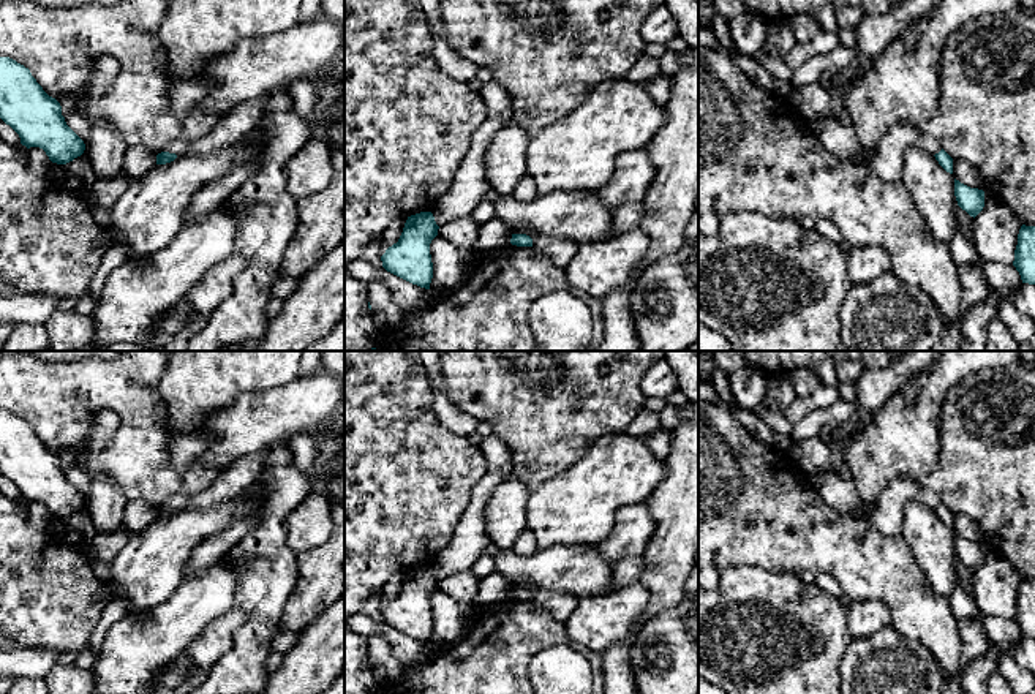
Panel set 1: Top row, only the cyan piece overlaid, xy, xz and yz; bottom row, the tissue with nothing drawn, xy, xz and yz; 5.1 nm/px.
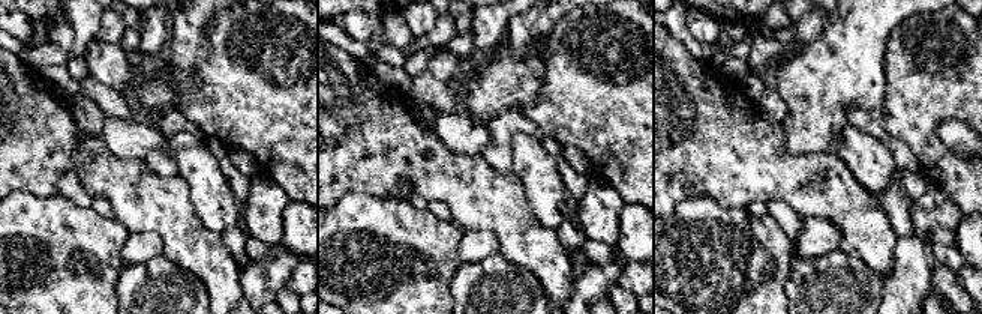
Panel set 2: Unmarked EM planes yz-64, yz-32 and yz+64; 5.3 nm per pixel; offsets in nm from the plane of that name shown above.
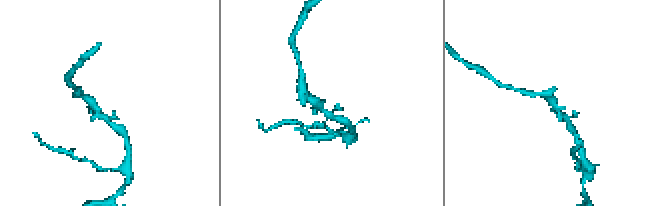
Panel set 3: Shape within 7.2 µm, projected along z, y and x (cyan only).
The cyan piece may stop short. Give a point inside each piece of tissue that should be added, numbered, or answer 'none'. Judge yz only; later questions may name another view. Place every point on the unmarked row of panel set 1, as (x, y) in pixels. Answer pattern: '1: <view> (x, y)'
none

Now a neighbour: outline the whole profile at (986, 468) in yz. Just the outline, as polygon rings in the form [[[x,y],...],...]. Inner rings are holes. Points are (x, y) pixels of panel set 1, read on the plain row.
[[[1021,359],[1003,368],[984,368],[954,384],[940,409],[937,470],[921,481],[954,514],[967,514],[984,533],[986,544],[1002,553],[1021,579],[1035,580],[1035,365]]]

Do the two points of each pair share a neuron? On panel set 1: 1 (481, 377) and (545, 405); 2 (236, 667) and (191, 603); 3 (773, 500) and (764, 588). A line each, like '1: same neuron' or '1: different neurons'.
1: same neuron
2: different neurons
3: different neurons

